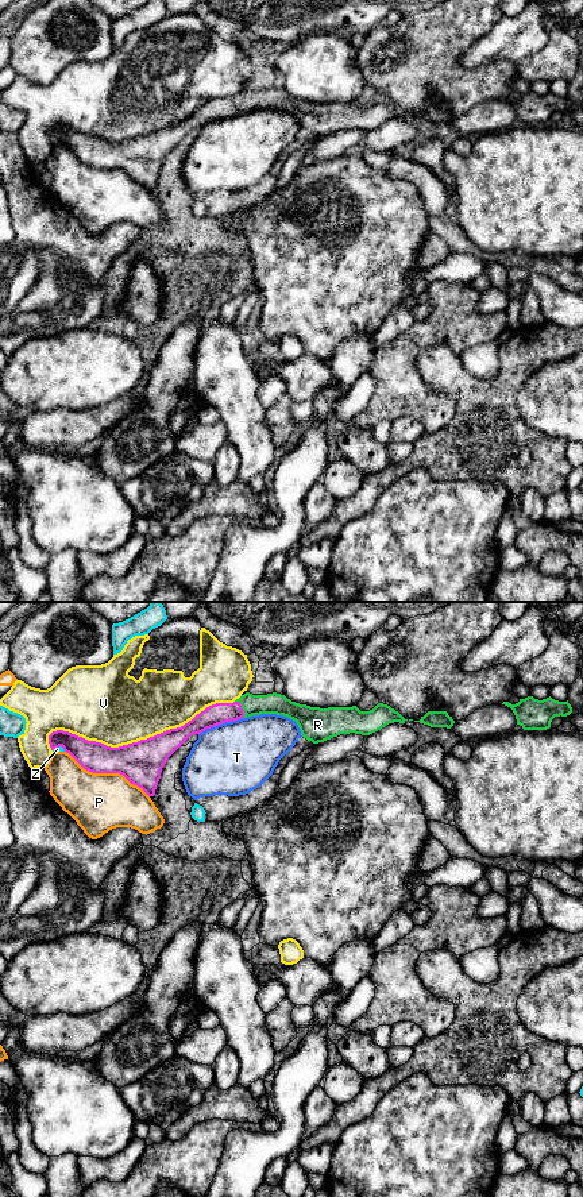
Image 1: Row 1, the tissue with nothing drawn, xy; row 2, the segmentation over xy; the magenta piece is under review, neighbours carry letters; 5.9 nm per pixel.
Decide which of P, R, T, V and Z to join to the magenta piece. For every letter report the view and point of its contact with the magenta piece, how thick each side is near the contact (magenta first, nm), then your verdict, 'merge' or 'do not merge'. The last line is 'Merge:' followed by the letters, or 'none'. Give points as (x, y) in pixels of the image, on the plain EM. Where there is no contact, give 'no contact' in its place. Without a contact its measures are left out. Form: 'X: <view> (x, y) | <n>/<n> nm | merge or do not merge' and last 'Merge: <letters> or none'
P: xy (107, 168) | 260/360 nm | do not merge
R: xy (242, 104) | 130/130 nm | merge
T: xy (220, 119) | 130/440 nm | do not merge
V: xy (138, 136) | 260/440 nm | do not merge
Z: xy (60, 141) | 180/30 nm | do not merge
Merge: R

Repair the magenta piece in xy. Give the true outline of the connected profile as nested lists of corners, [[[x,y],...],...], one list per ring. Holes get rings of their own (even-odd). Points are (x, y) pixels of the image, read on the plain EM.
[[[246,88],[233,99],[216,99],[206,103],[181,123],[119,143],[88,136],[63,126],[53,127],[49,131],[49,139],[51,146],[62,142],[84,165],[93,169],[120,169],[148,192],[154,192],[163,161],[190,131],[225,117],[260,109],[277,109],[293,115],[301,131],[313,139],[340,130],[370,131],[389,119],[408,116],[383,99],[378,99],[370,107],[360,107],[356,101],[320,104],[292,97],[277,88],[267,90]]]

